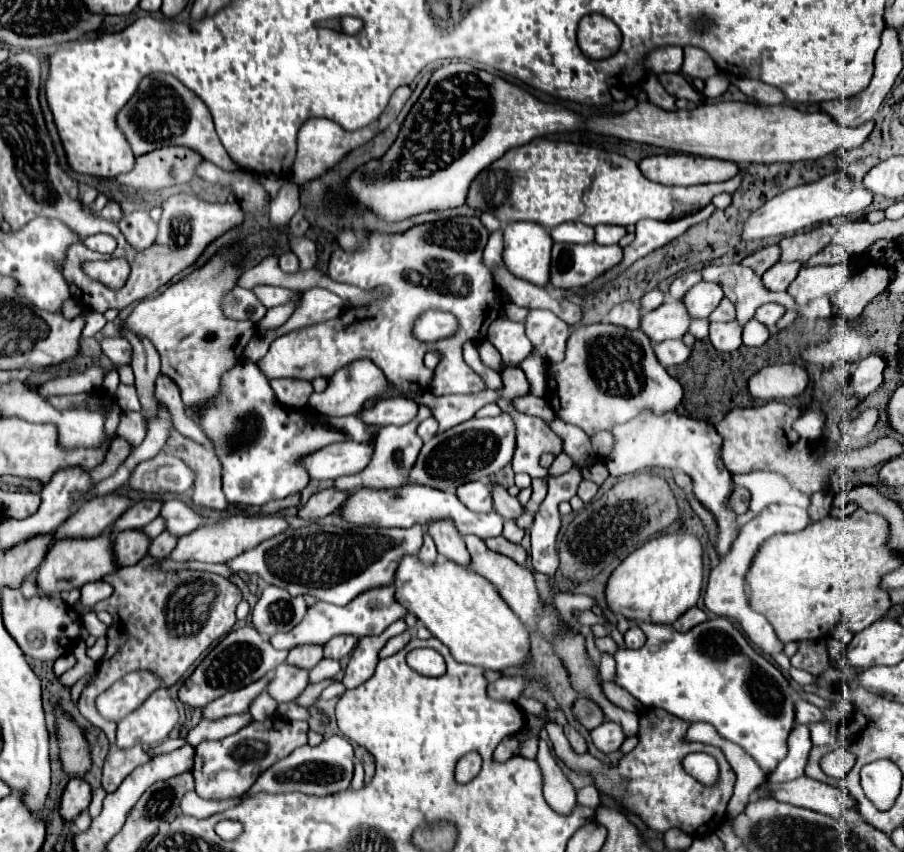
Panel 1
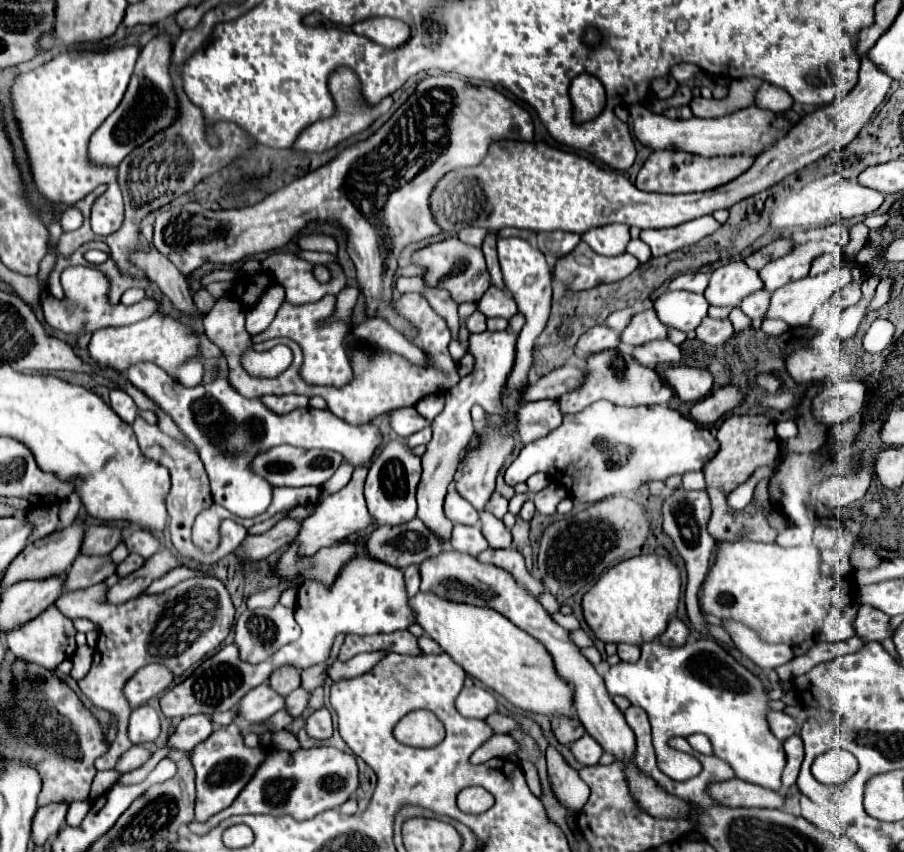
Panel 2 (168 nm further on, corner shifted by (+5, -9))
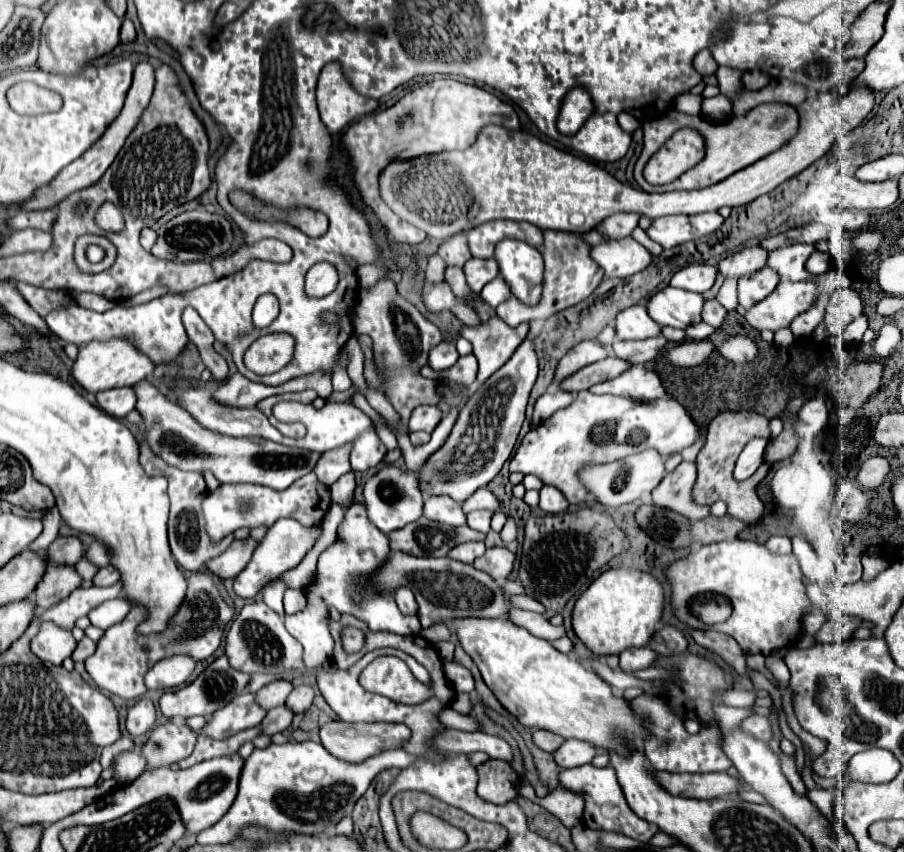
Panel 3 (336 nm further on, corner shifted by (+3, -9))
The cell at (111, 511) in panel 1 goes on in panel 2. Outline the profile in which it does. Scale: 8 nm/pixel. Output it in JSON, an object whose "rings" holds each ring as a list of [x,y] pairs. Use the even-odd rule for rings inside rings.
{"rings":[[[79,519],[65,529],[59,529],[35,543],[29,543],[23,549],[23,555],[19,555],[3,573],[3,589],[7,589],[9,585],[13,585],[17,581],[25,581],[25,579],[47,579],[53,575],[63,575],[63,571],[67,571],[71,567],[71,563],[81,555],[85,529],[87,529],[87,525]]]}

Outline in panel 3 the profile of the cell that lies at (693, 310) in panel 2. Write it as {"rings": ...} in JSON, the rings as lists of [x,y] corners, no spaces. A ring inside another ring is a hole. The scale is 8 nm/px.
{"rings":[[[665,287],[647,301],[647,311],[659,325],[685,329],[701,321],[703,295],[685,289]]]}

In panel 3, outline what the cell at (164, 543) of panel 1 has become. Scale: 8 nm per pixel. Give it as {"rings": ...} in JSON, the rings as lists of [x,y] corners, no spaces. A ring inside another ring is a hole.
{"rings":[[[109,565],[101,567],[97,571],[97,575],[93,577],[93,585],[97,585],[97,587],[111,587],[117,581],[119,581],[119,573],[115,567],[109,567]]]}

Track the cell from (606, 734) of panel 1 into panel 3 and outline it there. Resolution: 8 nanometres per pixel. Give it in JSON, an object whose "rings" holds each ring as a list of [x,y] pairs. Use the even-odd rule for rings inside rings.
{"rings":[[[569,739],[565,741],[555,753],[553,759],[559,767],[567,769],[567,767],[579,767],[585,763],[591,763],[591,759],[597,755],[595,747],[591,743],[585,741],[577,741],[577,739]]]}

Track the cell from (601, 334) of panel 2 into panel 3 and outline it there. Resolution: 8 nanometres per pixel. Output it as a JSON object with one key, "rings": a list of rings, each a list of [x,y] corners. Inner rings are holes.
{"rings":[[[583,341],[577,347],[573,347],[567,355],[563,355],[557,363],[557,371],[555,371],[555,379],[553,385],[559,385],[563,379],[567,379],[569,375],[577,373],[581,367],[591,365],[595,361],[601,361],[609,355],[607,347],[599,345],[597,341]]]}

